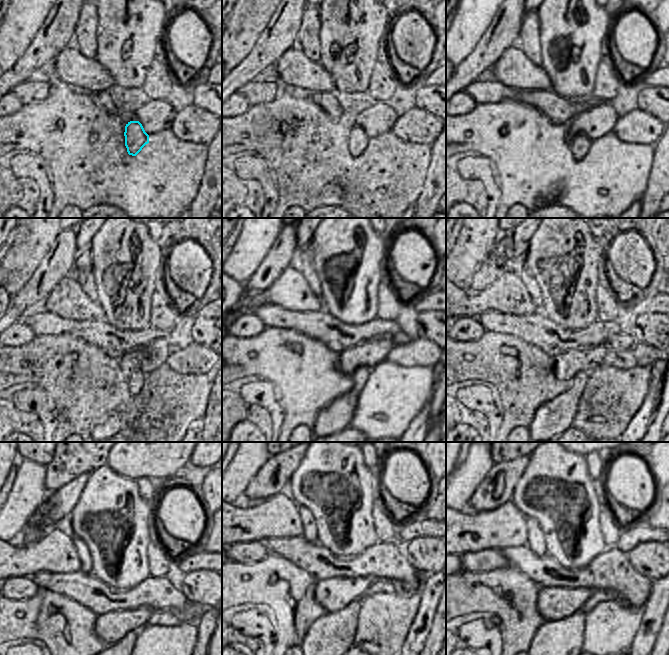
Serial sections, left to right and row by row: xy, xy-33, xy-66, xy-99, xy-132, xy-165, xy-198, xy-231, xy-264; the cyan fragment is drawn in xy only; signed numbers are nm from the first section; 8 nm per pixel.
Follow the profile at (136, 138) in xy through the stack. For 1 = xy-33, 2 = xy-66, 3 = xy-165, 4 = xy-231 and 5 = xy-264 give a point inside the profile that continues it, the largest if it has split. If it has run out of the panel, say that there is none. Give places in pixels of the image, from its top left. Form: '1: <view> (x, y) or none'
1: xy-33 (359, 141)
2: xy-66 (581, 145)
3: xy-165 (556, 417)
4: xy-231 (329, 638)
5: xy-264 (554, 640)

